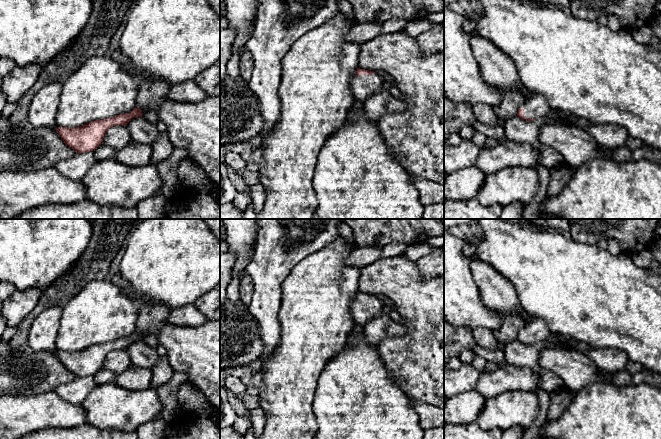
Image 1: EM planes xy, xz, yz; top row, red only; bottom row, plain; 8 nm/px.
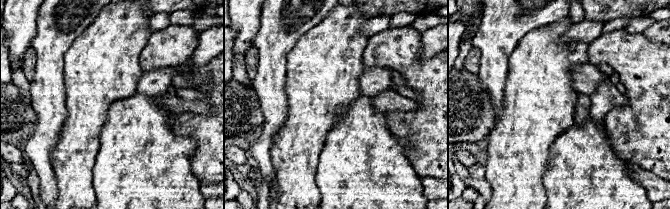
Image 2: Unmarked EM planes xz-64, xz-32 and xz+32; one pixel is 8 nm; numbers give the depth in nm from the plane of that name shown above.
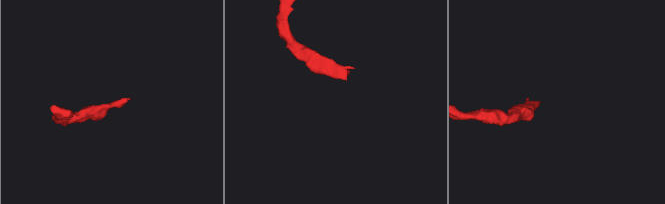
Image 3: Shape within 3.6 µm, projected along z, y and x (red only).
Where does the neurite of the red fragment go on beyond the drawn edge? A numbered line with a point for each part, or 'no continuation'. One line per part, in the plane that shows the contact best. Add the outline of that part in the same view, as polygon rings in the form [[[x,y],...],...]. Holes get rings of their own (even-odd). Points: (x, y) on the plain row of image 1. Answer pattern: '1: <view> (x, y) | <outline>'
1: yz (536, 330) | [[[533,317],[528,324],[525,324],[520,332],[524,333],[525,342],[538,343],[545,341],[550,336],[545,322],[537,317]]]

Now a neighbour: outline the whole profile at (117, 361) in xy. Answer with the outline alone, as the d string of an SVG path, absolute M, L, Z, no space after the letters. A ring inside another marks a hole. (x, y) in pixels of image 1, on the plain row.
M113 350L105 358L103 368L116 375L124 372L132 365L131 358L126 350Z

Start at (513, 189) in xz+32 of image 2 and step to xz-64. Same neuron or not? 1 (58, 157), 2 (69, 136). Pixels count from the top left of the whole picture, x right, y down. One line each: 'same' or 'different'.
1: same
2: same

